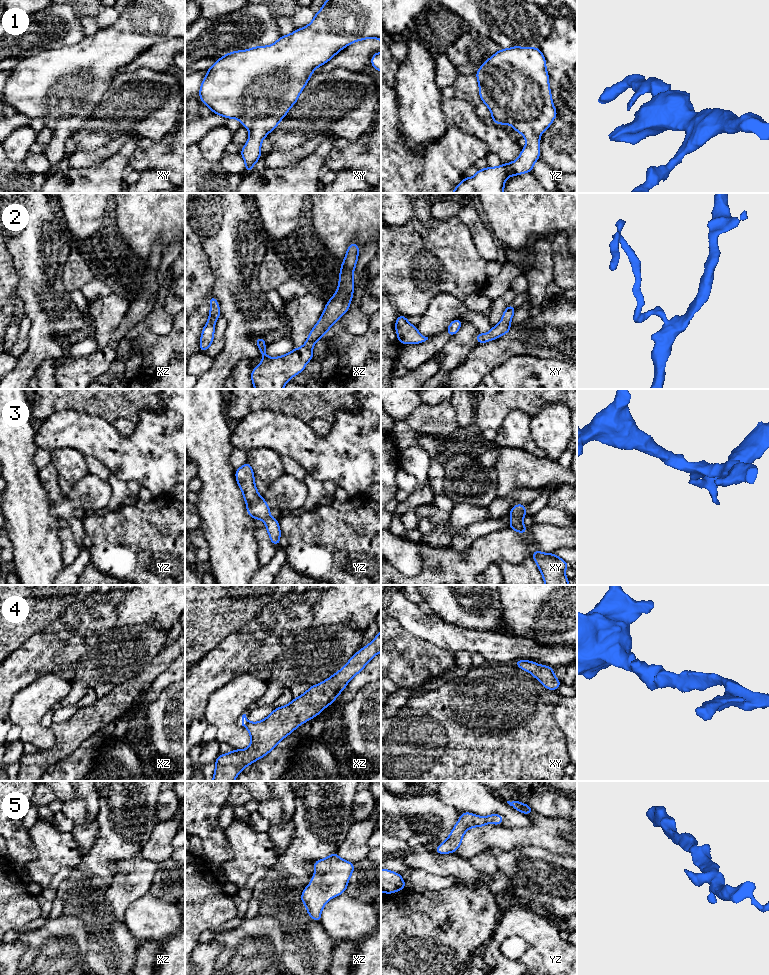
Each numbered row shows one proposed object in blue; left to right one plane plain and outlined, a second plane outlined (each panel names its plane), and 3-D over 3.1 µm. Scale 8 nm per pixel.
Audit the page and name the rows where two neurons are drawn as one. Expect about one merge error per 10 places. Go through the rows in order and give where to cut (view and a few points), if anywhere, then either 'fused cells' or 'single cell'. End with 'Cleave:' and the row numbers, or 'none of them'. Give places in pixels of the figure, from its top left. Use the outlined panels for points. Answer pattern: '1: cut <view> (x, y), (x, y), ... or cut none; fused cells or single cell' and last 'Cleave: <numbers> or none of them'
1: cut none; single cell
2: cut none; single cell
3: cut none; single cell
4: cut none; single cell
5: cut none; single cell
Cleave: none of them

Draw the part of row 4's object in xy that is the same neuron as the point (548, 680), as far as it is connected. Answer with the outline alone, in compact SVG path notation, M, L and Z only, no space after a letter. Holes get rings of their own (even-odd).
M517 660L514 664L536 678L547 690L557 690L562 683L554 676L554 668L538 665L534 661Z

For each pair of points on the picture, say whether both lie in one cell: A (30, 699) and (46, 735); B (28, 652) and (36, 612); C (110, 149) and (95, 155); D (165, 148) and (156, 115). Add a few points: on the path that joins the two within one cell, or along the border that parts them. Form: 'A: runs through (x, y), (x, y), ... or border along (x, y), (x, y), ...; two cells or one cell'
A: runs through (30, 708), (30, 719), (37, 726); one cell
B: border along (51, 623), (35, 631), (13, 650); two cells
C: runs through (106, 151), (99, 155); one cell
D: border along (174, 129), (158, 141), (140, 137); two cells

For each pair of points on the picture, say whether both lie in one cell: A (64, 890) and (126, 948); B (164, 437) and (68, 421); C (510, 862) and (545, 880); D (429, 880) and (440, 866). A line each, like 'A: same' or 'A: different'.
A: same
B: same
C: same
D: different

